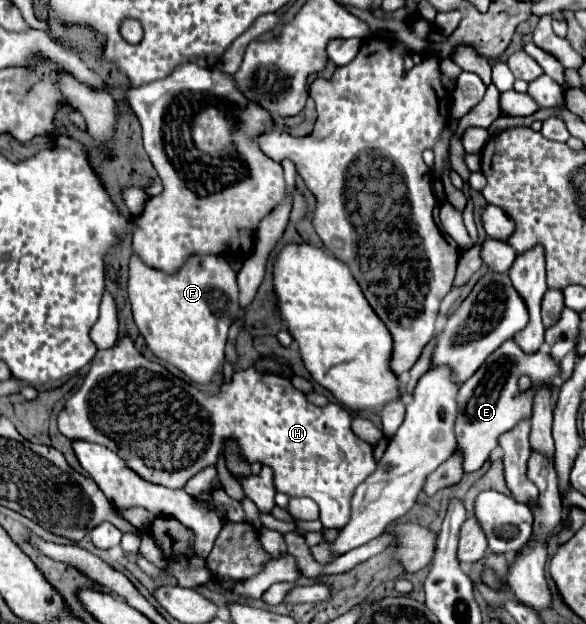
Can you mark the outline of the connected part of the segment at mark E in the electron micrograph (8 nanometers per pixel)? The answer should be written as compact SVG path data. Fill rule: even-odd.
M506 340L502 348L492 352L482 368L474 372L472 378L468 378L456 396L458 402L458 416L454 422L454 434L456 434L456 450L462 456L462 468L464 472L476 472L482 468L486 458L492 454L492 450L498 446L498 438L514 428L518 420L532 416L532 396L534 396L534 384L546 382L554 388L560 384L560 366L558 362L546 354L544 350L538 350L536 354L524 354L514 340ZM522 374L528 374L532 380L532 388L526 394L518 392L518 378Z

